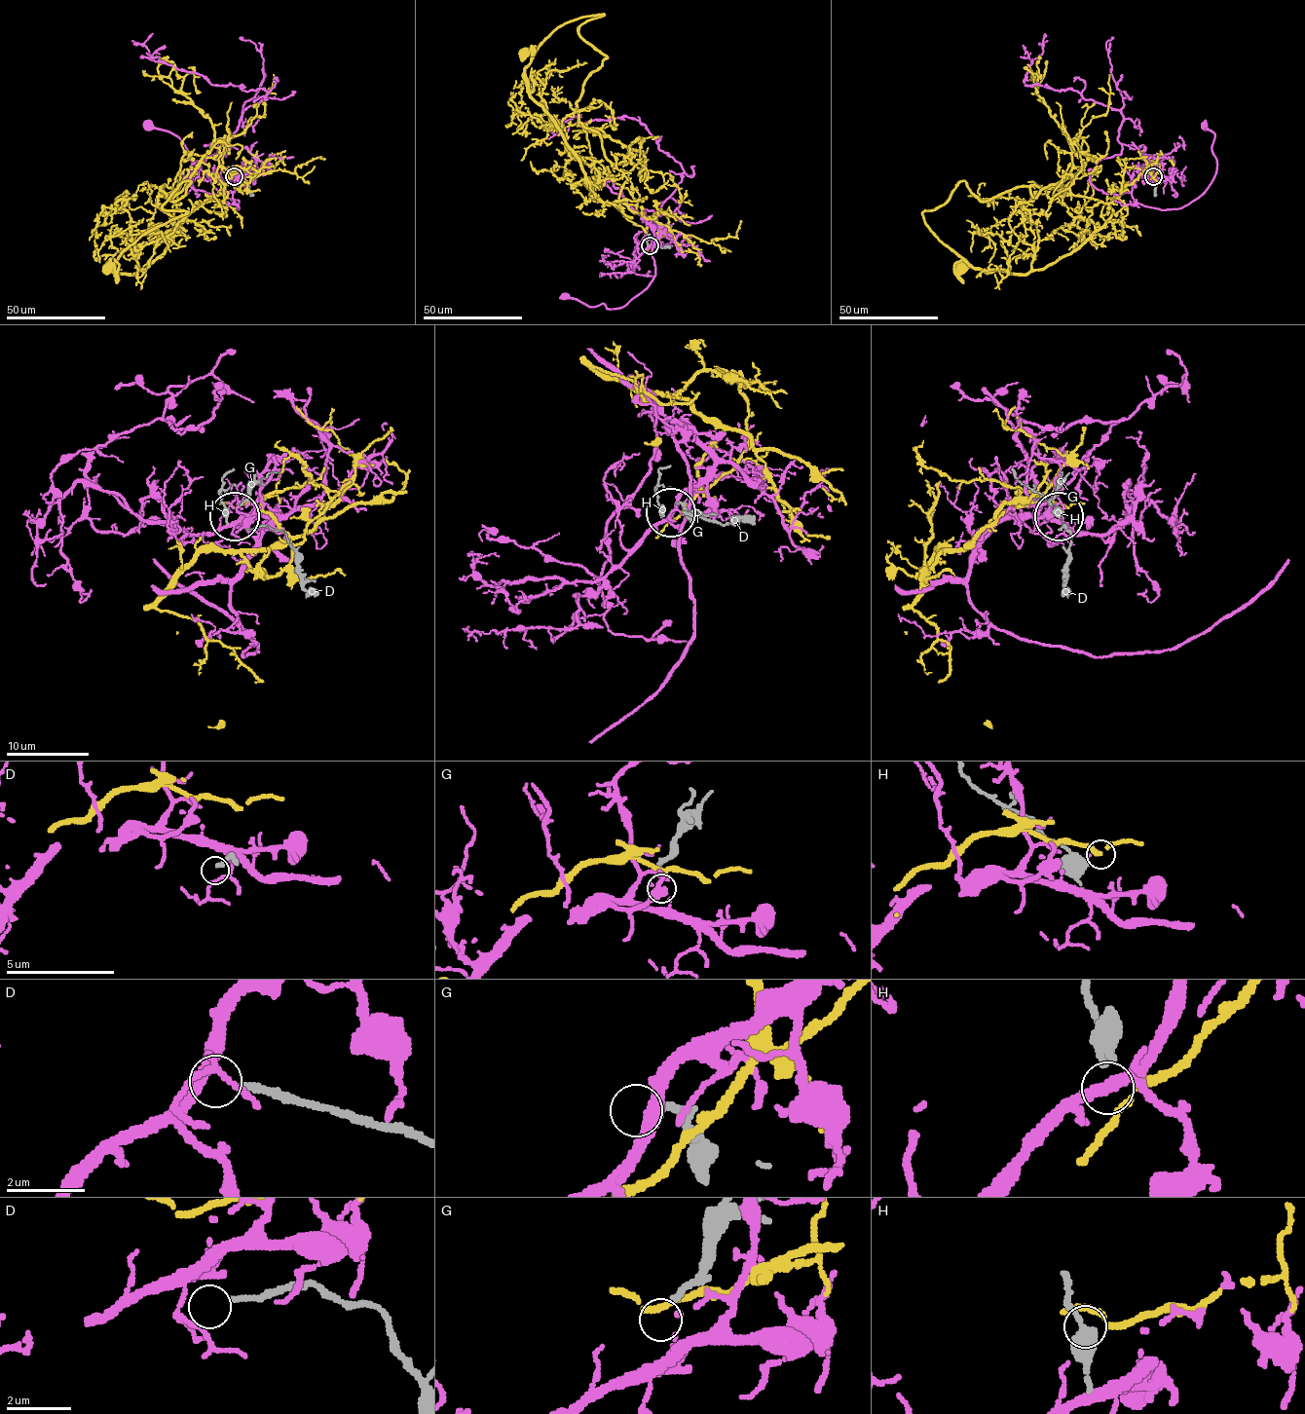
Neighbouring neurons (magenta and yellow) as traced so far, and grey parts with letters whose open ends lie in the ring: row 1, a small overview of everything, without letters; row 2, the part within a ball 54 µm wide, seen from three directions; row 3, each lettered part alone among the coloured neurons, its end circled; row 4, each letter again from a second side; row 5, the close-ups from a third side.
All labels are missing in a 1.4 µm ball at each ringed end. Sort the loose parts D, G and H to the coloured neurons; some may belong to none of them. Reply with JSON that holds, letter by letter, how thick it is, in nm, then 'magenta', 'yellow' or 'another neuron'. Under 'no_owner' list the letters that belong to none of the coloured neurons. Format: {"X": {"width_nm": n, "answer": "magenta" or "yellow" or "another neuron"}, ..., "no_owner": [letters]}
{"D": {"width_nm": 170, "answer": "another neuron"}, "G": {"width_nm": 180, "answer": "another neuron"}, "H": {"width_nm": 320, "answer": "yellow"}, "no_owner": ["D", "G"]}

